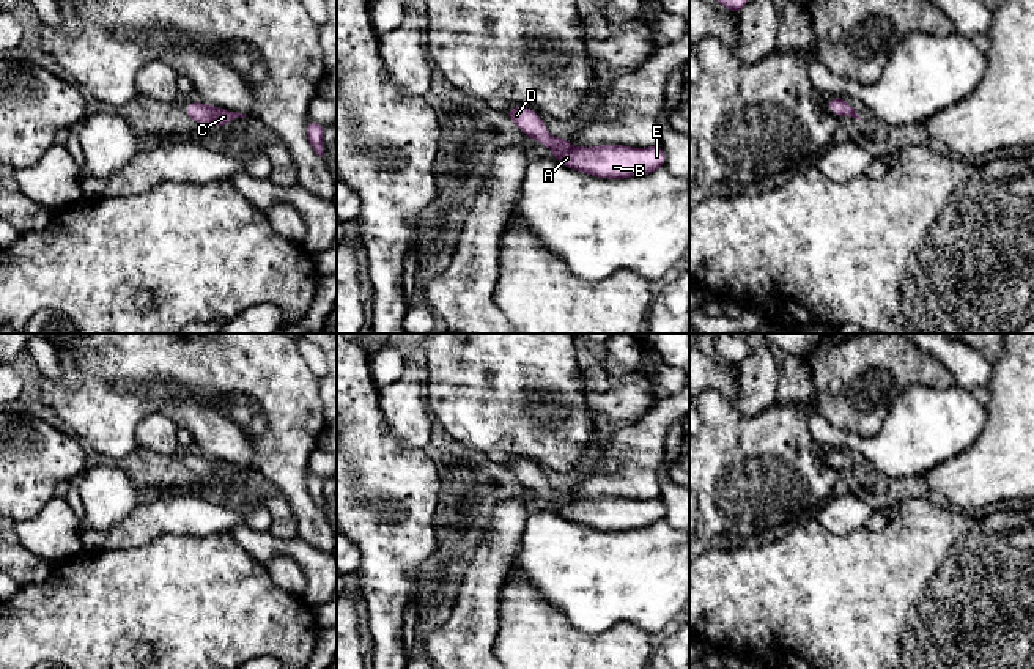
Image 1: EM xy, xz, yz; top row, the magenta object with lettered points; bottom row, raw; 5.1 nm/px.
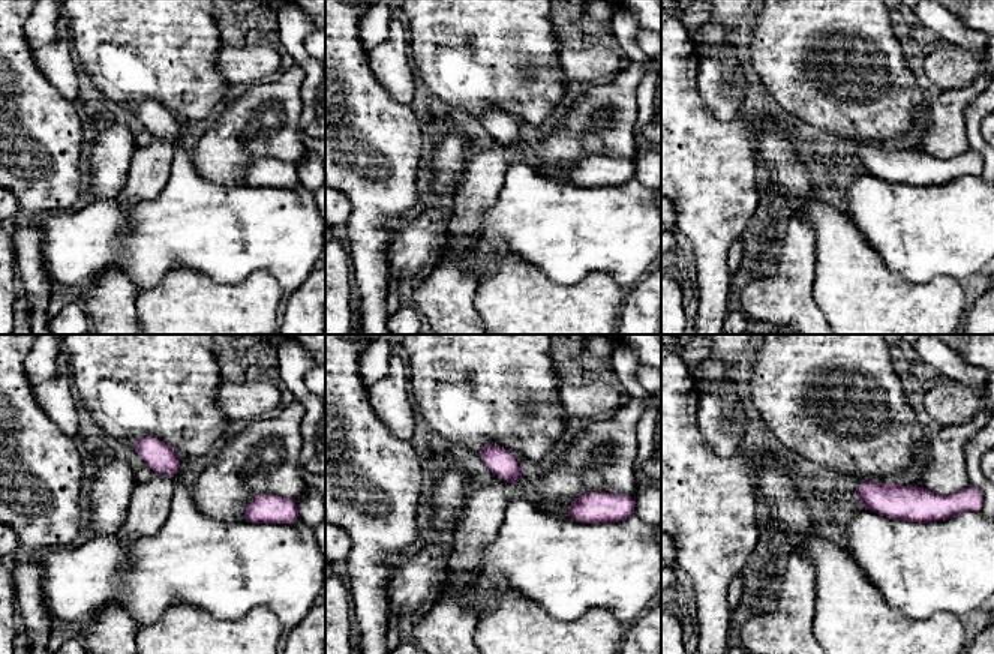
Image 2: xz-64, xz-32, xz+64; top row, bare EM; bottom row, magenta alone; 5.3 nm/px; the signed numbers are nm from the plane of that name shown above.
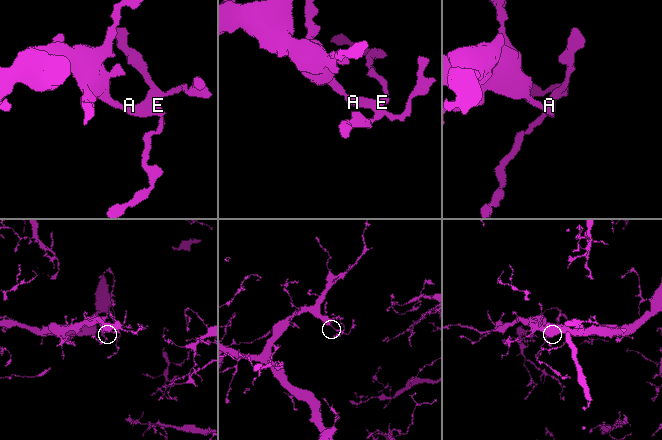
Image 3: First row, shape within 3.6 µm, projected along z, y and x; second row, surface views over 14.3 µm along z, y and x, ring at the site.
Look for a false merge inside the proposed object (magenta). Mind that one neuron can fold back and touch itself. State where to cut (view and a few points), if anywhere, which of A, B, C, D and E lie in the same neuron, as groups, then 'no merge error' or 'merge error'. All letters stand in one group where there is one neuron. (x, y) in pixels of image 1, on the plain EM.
no cut | A B C D E | no merge error

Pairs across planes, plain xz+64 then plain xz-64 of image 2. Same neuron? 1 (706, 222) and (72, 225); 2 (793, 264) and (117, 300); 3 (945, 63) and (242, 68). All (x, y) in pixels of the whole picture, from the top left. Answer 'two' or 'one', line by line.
1: two
2: one
3: one

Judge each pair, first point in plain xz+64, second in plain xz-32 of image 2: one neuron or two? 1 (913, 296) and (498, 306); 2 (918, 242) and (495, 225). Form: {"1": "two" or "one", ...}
{"1": "one", "2": "one"}

